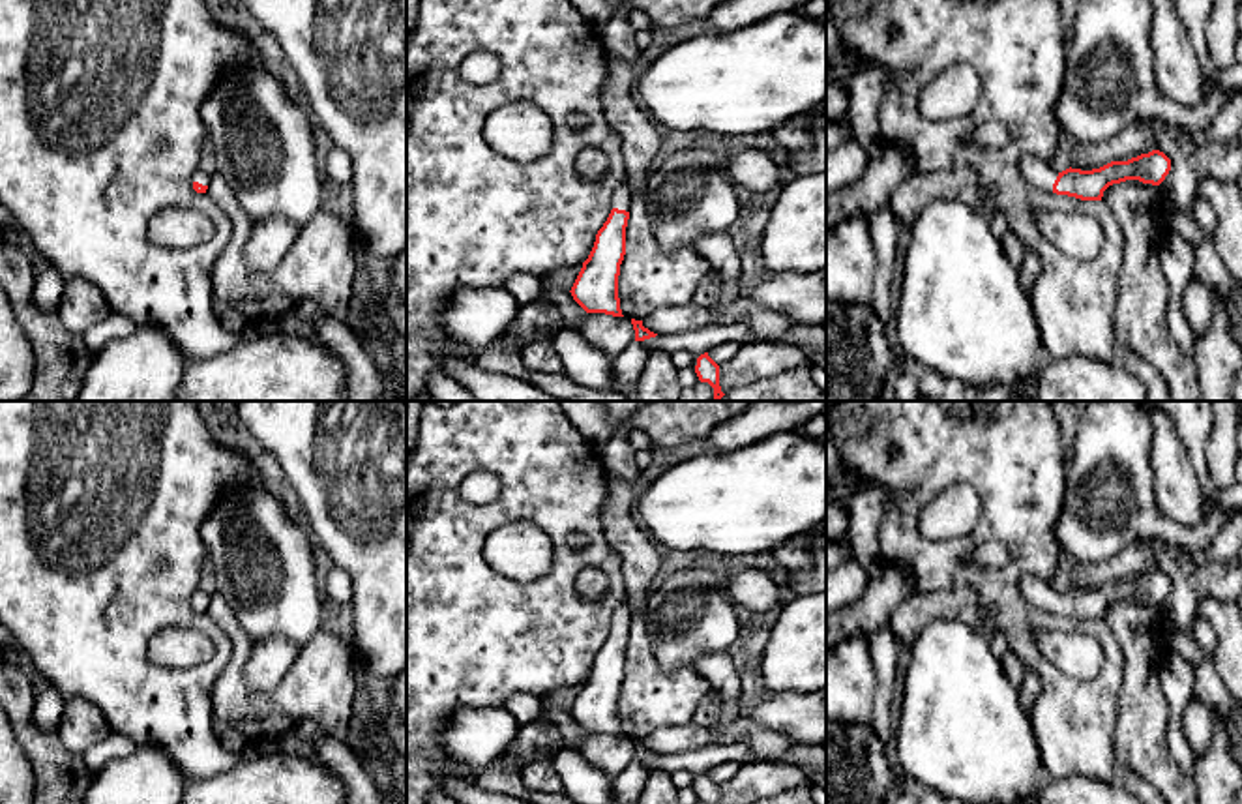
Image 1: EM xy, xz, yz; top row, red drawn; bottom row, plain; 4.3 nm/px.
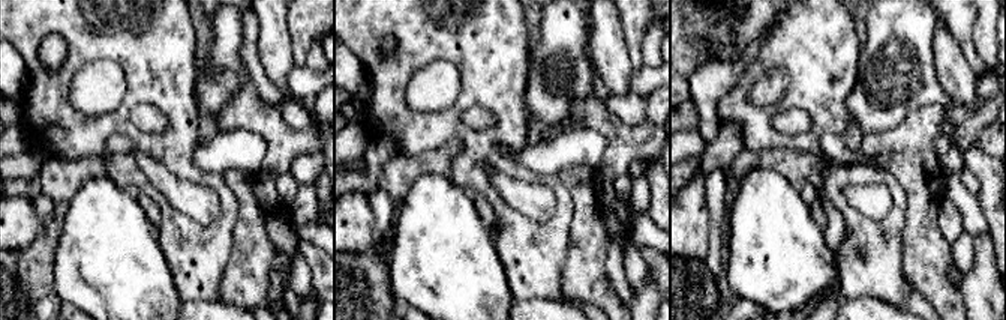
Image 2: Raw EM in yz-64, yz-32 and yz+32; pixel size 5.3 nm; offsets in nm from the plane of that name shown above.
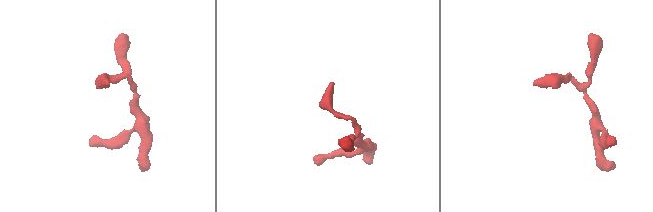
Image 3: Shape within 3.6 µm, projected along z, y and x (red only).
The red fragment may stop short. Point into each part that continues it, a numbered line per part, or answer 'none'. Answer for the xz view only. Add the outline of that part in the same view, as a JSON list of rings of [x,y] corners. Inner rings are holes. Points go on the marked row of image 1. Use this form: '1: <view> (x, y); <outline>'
1: xz (622, 195); [[[624,180],[624,184],[618,186],[618,189],[614,191],[613,208],[629,212],[629,204],[631,204],[631,187],[628,180]]]

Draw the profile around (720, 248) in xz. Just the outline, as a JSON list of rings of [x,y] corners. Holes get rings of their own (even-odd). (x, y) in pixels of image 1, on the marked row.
[[[729,231],[702,234],[695,244],[697,253],[712,261],[721,277],[721,296],[714,307],[697,304],[669,305],[643,319],[643,326],[654,334],[680,334],[706,328],[716,322],[717,313],[731,304],[740,292],[740,251]]]

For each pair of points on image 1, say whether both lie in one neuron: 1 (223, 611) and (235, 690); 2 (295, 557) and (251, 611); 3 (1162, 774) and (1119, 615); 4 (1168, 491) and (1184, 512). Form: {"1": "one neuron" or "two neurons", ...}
{"1": "one neuron", "2": "one neuron", "3": "one neuron", "4": "one neuron"}

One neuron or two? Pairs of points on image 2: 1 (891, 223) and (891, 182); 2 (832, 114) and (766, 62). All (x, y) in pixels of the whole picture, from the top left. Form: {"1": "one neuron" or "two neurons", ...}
{"1": "one neuron", "2": "one neuron"}

